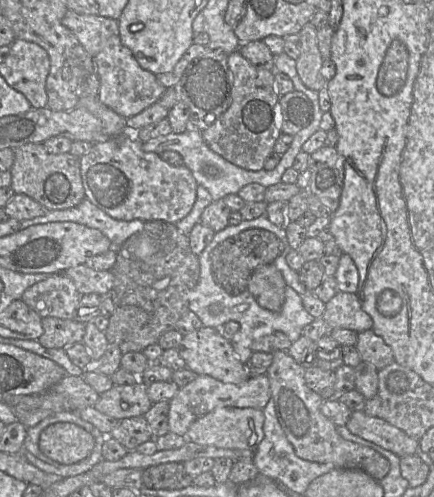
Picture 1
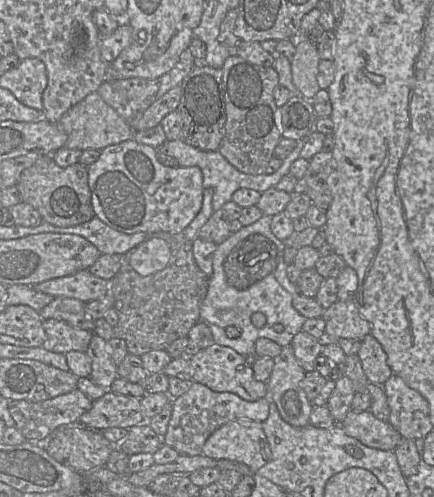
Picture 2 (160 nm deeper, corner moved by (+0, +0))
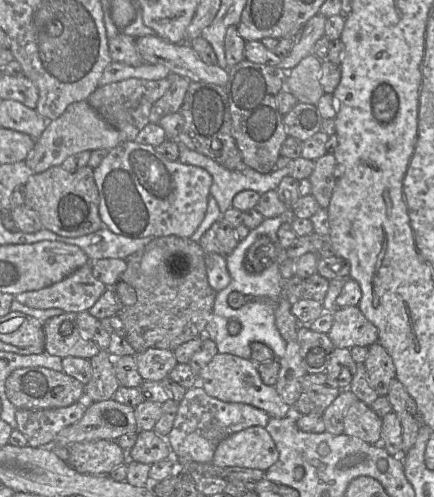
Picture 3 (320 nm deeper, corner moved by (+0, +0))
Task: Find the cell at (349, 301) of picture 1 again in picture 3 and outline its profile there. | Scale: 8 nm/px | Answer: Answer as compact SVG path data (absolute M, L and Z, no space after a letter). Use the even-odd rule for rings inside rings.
M358 305L337 308L327 333L335 348L370 347L378 342L377 327L365 317Z

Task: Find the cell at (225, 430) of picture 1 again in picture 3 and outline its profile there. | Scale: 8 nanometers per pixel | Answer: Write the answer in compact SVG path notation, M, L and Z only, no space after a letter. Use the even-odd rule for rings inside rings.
M251 426L223 439L214 452L212 463L220 467L266 471L278 458L275 442L265 427Z

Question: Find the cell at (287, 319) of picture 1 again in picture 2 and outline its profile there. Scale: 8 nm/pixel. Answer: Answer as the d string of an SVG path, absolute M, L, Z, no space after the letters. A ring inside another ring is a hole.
M263 215L256 222L247 226L243 226L237 232L231 233L230 236L225 241L217 245L217 248L215 250L214 257L213 257L213 272L212 272L212 275L209 277L207 294L200 308L200 321L204 321L208 324L214 343L221 346L229 347L235 350L237 353L239 353L242 356L255 355L255 343L259 338L268 338L276 342L277 344L279 344L281 347L291 346L293 338L297 333L302 331L302 327L307 319L294 307L293 305L294 295L288 292L278 282L274 274L269 274L264 279L252 284L246 290L238 290L230 286L226 280L226 275L223 267L224 260L226 259L230 251L238 242L245 239L247 236L251 234L262 234L266 236L268 239L270 239L277 247L278 257L279 257L278 253L284 253L283 252L283 250L285 250L284 241L278 239L271 230L272 217L273 216ZM257 312L261 312L266 316L266 324L262 328L255 327L251 321L251 316ZM275 324L281 324L283 326L283 331L282 332L275 331L274 330ZM228 326L234 326L240 329L240 336L234 339L230 339L229 337L227 337L224 329Z

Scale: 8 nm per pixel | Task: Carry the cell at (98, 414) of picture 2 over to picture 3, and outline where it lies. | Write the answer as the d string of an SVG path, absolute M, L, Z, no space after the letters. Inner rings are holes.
M109 399L93 402L77 422L61 430L51 447L66 448L75 442L117 439L126 433L138 432L133 407Z

